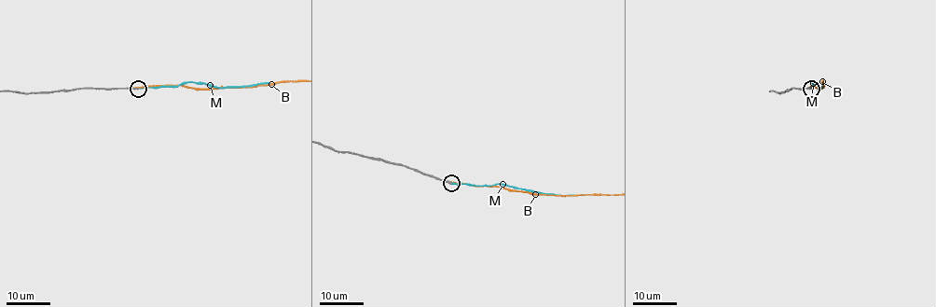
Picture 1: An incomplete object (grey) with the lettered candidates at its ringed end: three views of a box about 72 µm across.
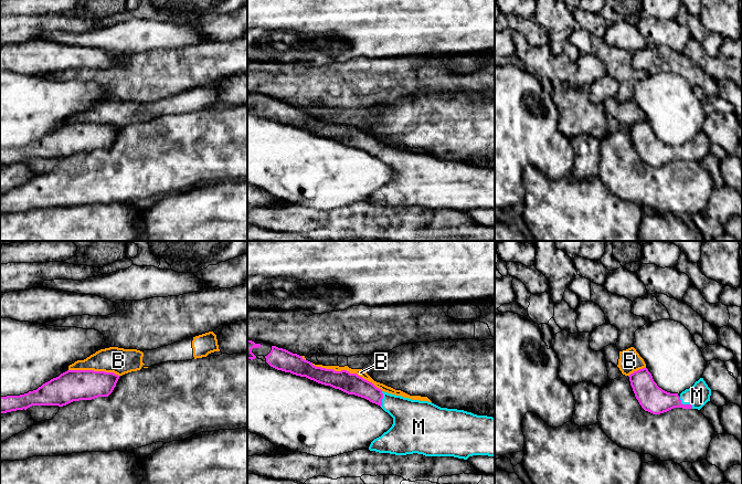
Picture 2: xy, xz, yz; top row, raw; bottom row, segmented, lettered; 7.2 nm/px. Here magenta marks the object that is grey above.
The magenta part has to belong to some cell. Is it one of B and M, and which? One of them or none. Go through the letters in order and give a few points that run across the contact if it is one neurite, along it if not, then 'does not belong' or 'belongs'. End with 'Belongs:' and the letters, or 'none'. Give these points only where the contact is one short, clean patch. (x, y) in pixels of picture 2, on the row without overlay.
B: does not belong
M: belongs
Belongs: M

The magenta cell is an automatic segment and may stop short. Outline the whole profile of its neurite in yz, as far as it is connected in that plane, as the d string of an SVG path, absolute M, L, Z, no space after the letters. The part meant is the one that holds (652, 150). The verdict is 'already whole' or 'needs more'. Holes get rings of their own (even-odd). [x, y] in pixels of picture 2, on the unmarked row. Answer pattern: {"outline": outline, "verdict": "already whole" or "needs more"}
{"outline": "M647 120L634 124L628 129L639 157L645 164L653 167L660 167L674 160L700 162L710 154L711 141L703 130L700 130L691 140L678 147L659 140Z", "verdict": "needs more"}

